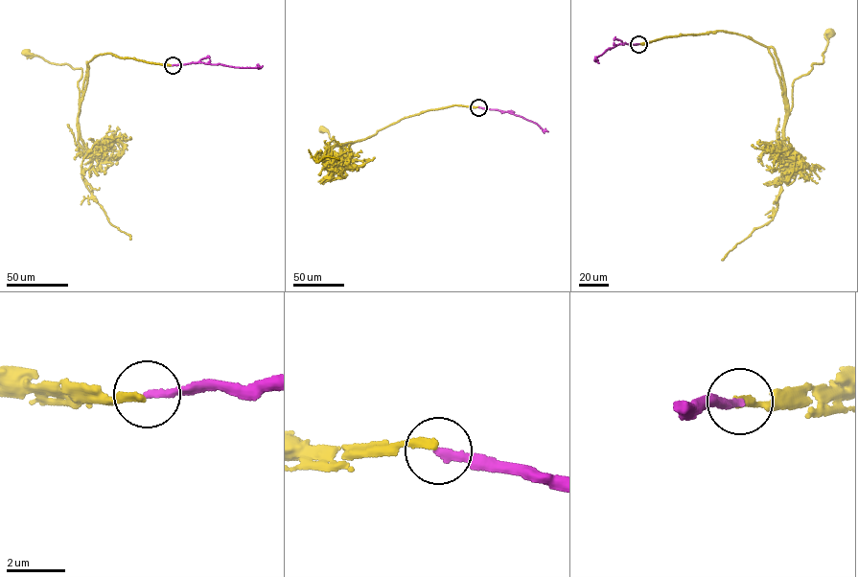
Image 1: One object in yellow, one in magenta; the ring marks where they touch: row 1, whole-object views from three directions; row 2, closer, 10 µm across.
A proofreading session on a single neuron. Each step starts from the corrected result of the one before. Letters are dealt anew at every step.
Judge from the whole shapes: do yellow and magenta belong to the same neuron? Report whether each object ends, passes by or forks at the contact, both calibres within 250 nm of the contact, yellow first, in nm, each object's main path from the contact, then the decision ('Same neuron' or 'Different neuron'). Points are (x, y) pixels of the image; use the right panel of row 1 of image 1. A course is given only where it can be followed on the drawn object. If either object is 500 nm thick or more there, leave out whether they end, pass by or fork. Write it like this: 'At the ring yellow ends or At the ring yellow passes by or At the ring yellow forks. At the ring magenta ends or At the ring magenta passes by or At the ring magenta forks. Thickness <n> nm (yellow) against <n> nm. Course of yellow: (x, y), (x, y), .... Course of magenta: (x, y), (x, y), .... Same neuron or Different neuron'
At the ring yellow ends. At the ring magenta ends. Thickness 240 nm (yellow) against 280 nm. Course of yellow: (638, 44), (723, 31), (771, 47), (789, 111), (792, 82), (813, 64), (823, 63), (829, 33). Course of magenta: (638, 43), (625, 43), (606, 49), (597, 57), (597, 61), (594, 57). Different neuron

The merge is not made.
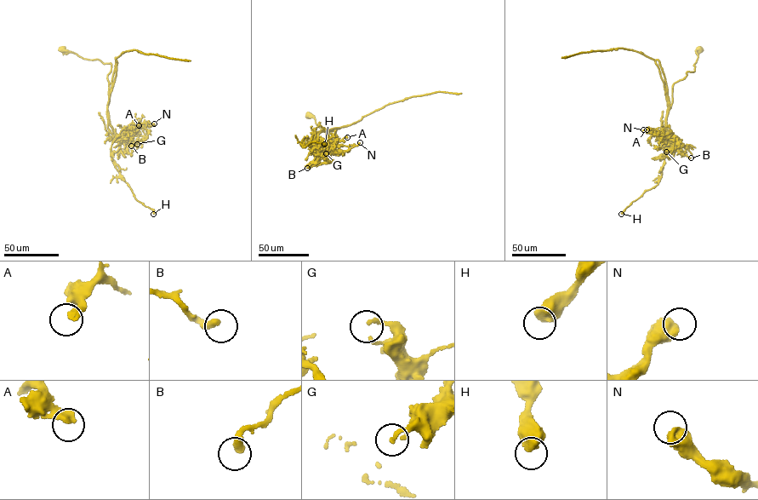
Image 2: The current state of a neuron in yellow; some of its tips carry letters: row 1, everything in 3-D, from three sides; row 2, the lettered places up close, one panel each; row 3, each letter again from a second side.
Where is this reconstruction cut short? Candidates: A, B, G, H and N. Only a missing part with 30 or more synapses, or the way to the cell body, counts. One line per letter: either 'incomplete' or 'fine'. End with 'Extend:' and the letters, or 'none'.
A: fine
B: fine
G: fine
H: fine
N: fine
Extend: none

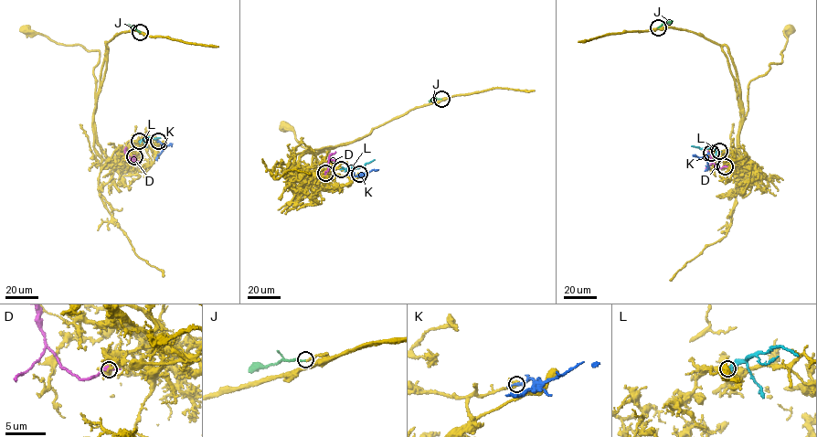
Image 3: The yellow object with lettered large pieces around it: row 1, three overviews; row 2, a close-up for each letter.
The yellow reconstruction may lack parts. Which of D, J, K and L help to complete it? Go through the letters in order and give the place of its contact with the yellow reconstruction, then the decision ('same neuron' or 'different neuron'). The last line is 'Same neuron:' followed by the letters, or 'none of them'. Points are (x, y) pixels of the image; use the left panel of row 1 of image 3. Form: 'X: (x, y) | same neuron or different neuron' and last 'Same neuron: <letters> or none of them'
D: (134, 156) | different neuron
J: (140, 32) | same neuron
K: (158, 141) | same neuron
L: (139, 141) | different neuron
Same neuron: J, K

